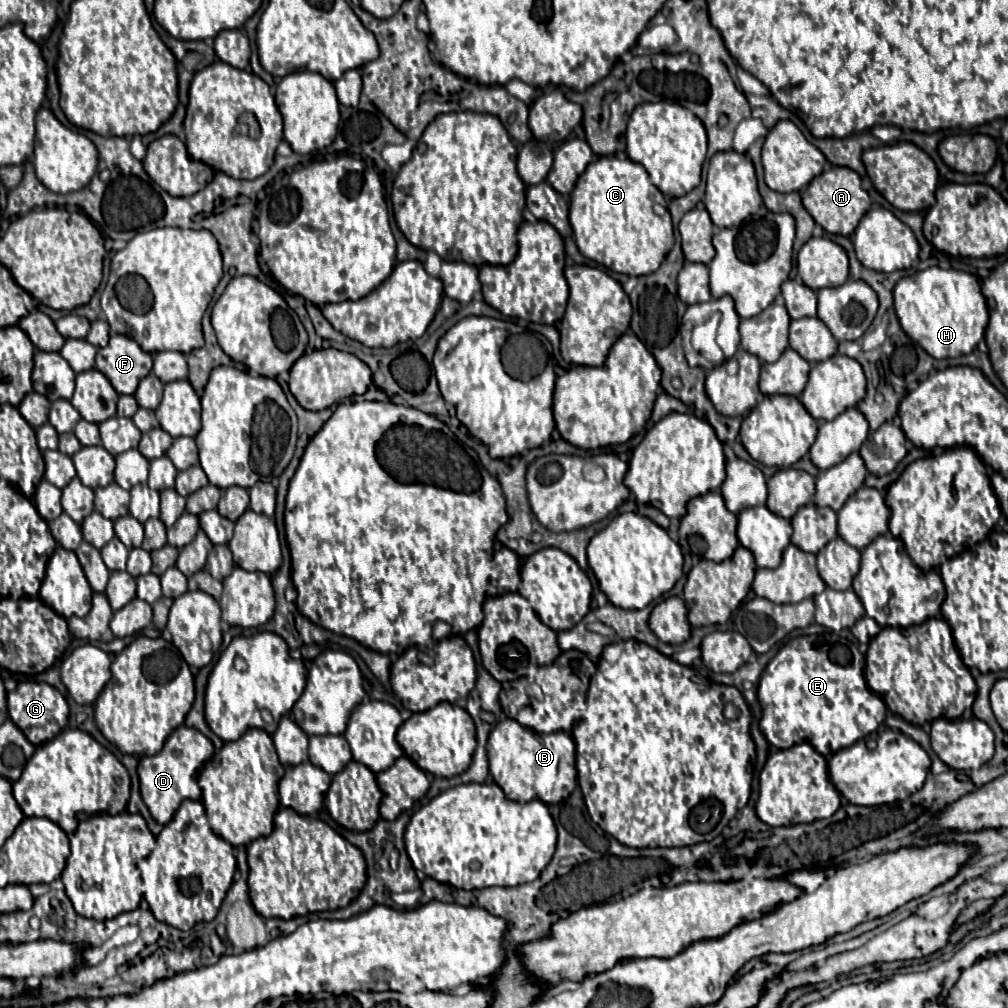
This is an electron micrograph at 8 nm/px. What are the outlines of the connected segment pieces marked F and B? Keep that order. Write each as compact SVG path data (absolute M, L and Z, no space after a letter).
M112 334L108 346L98 348L96 370L102 372L118 394L134 394L138 382L150 374L152 356L146 354L136 340Z
M502 720L494 726L488 738L488 762L494 782L514 802L540 800L544 804L565 801L576 788L576 746L566 732L540 734L520 726L516 720Z

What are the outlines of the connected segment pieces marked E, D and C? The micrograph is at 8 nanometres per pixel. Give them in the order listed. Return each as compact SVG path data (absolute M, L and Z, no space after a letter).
M834 632L792 638L764 668L758 682L758 702L762 706L760 730L772 746L790 748L794 744L808 742L826 758L874 732L886 714L886 704L868 688L864 680L864 656L856 648L854 658L850 644Z
M183 724L168 736L168 740L164 742L164 748L158 754L140 758L138 776L140 776L142 800L158 824L170 822L174 812L182 804L182 800L200 798L198 774L200 774L200 768L208 762L208 756L212 758L213 755L212 742L204 734L200 734L196 728L188 728Z
M596 158L588 164L570 195L568 217L580 254L618 274L648 276L656 272L674 244L674 234L670 216L663 216L670 215L667 203L665 208L654 202L664 204L644 166L628 158Z

